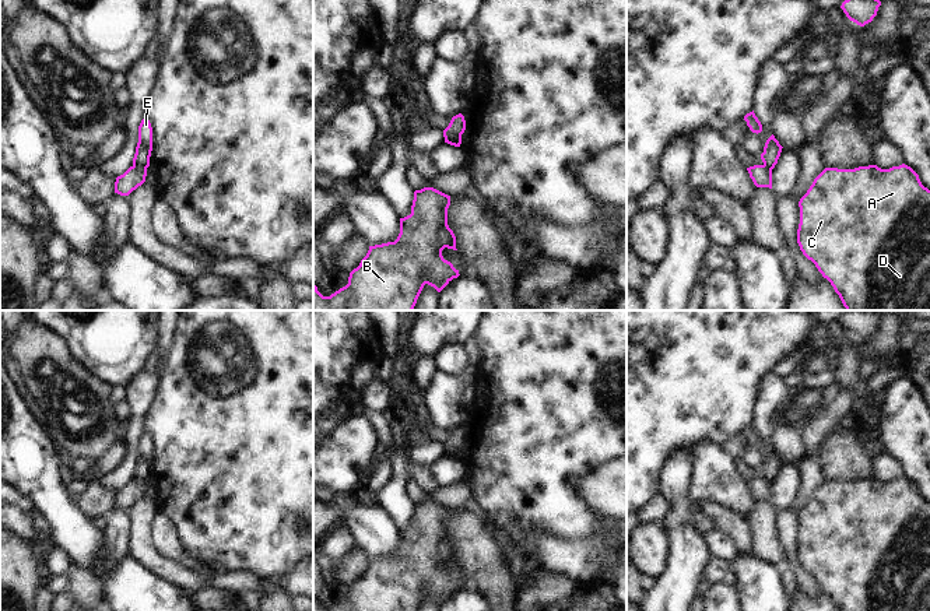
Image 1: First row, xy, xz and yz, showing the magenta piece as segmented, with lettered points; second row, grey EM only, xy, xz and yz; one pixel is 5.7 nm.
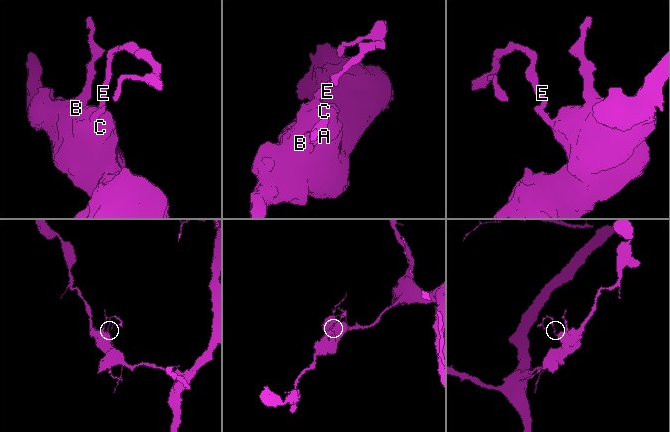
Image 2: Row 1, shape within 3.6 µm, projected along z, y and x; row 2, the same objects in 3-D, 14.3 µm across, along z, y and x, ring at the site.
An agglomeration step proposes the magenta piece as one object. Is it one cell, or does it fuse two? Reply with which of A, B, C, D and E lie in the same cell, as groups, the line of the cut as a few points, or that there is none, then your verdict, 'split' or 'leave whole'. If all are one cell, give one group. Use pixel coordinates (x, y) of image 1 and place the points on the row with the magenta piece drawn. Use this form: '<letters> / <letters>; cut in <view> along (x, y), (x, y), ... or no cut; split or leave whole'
A B C D / E; cut in xz along (460, 134), (452, 136), (446, 141); split

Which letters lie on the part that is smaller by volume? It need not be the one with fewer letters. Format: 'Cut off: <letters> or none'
Cut off: E

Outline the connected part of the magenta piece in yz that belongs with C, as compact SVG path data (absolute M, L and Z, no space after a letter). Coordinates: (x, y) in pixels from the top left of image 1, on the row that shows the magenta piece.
M877 165L859 166L854 169L838 169L825 168L813 182L807 193L799 201L800 207L800 224L797 229L797 243L803 254L811 260L818 271L827 278L839 295L846 310L930 310L930 190L924 187L919 179L919 175L908 165L892 166L889 169L881 169Z

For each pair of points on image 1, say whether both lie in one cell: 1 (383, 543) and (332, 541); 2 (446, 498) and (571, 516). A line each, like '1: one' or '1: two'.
1: two
2: two

